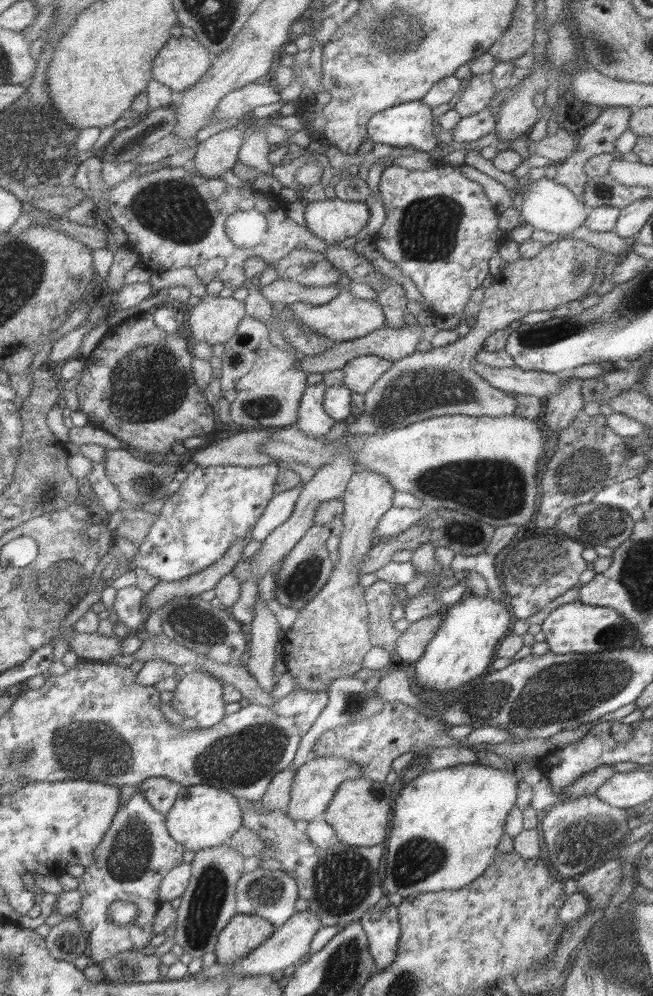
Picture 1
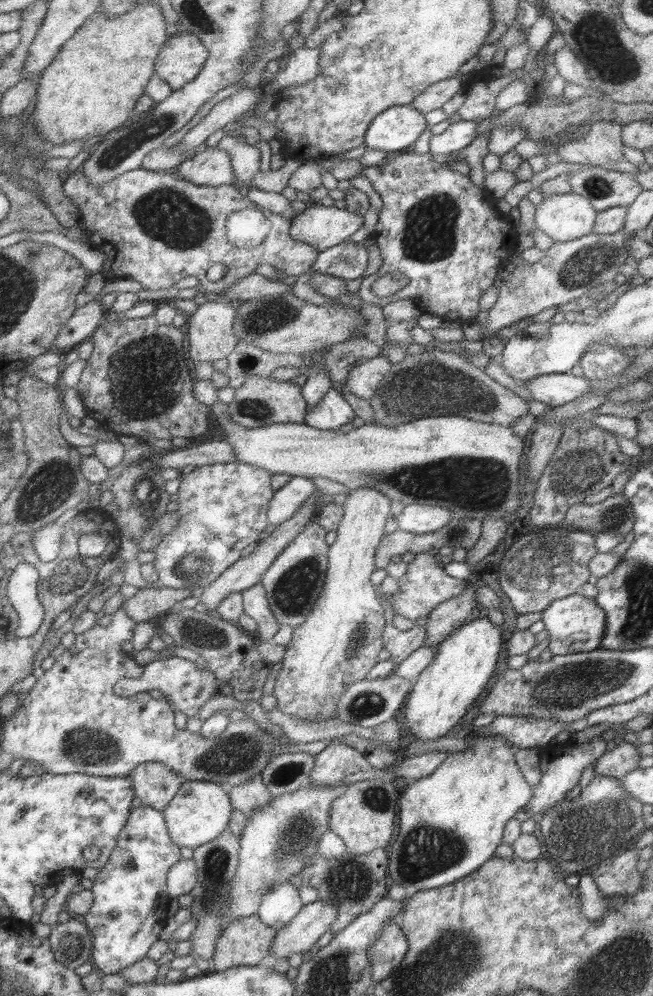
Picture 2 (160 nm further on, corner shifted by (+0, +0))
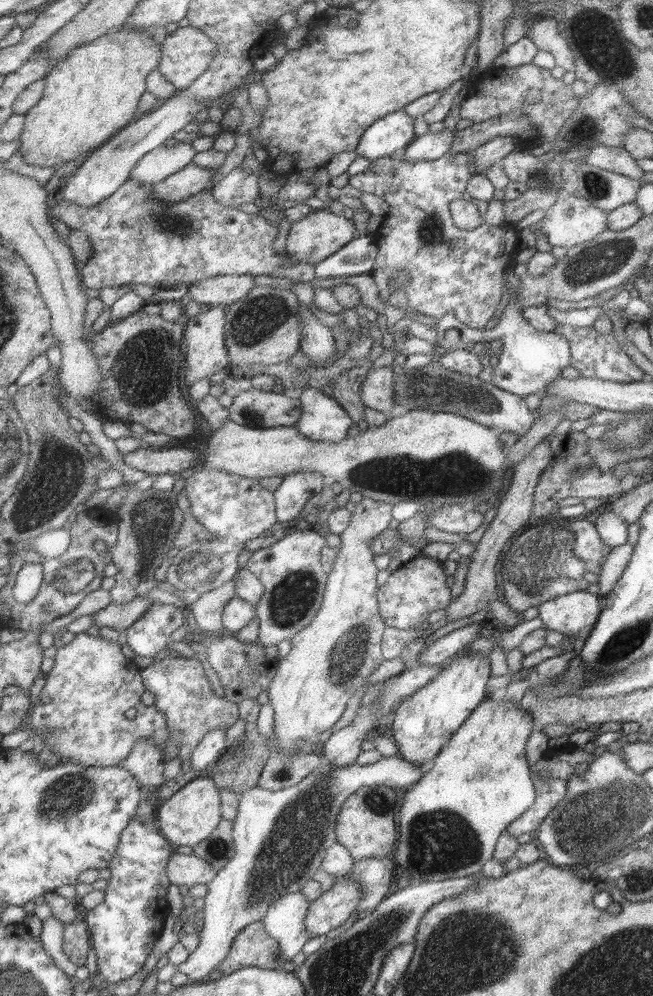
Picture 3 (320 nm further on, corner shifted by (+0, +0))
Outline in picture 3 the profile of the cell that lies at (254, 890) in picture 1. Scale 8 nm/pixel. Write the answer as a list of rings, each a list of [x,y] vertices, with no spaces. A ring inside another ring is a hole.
[[[299,891],[284,895],[273,901],[267,909],[262,924],[266,934],[277,942],[285,960],[301,952],[301,948],[311,937],[305,934],[305,912],[310,902]]]

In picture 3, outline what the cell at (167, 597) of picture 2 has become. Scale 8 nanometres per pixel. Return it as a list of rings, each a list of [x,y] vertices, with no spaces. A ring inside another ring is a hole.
[[[136,595],[127,604],[113,604],[110,602],[91,615],[92,624],[95,624],[98,628],[107,626],[107,628],[112,628],[117,632],[123,632],[141,616],[144,610],[147,610],[147,607],[150,607],[151,603],[153,602],[141,595]]]

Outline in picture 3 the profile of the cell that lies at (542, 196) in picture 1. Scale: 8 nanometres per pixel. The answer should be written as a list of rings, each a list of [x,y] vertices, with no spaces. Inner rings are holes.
[[[564,195],[536,223],[550,246],[571,248],[587,242],[606,229],[606,212],[591,201]]]

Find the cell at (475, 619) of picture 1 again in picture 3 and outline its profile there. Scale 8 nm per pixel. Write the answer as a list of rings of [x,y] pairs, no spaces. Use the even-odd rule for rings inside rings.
[[[468,644],[451,659],[447,659],[439,675],[423,688],[418,688],[394,710],[391,730],[397,746],[397,758],[417,766],[434,758],[457,727],[486,696],[485,682],[490,677],[489,657],[479,656]]]

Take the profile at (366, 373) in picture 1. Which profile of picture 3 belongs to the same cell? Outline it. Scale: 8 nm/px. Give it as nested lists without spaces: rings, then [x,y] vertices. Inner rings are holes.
[[[386,365],[369,371],[361,383],[361,402],[364,407],[373,409],[386,416],[395,410],[393,400],[393,378],[391,365]]]

